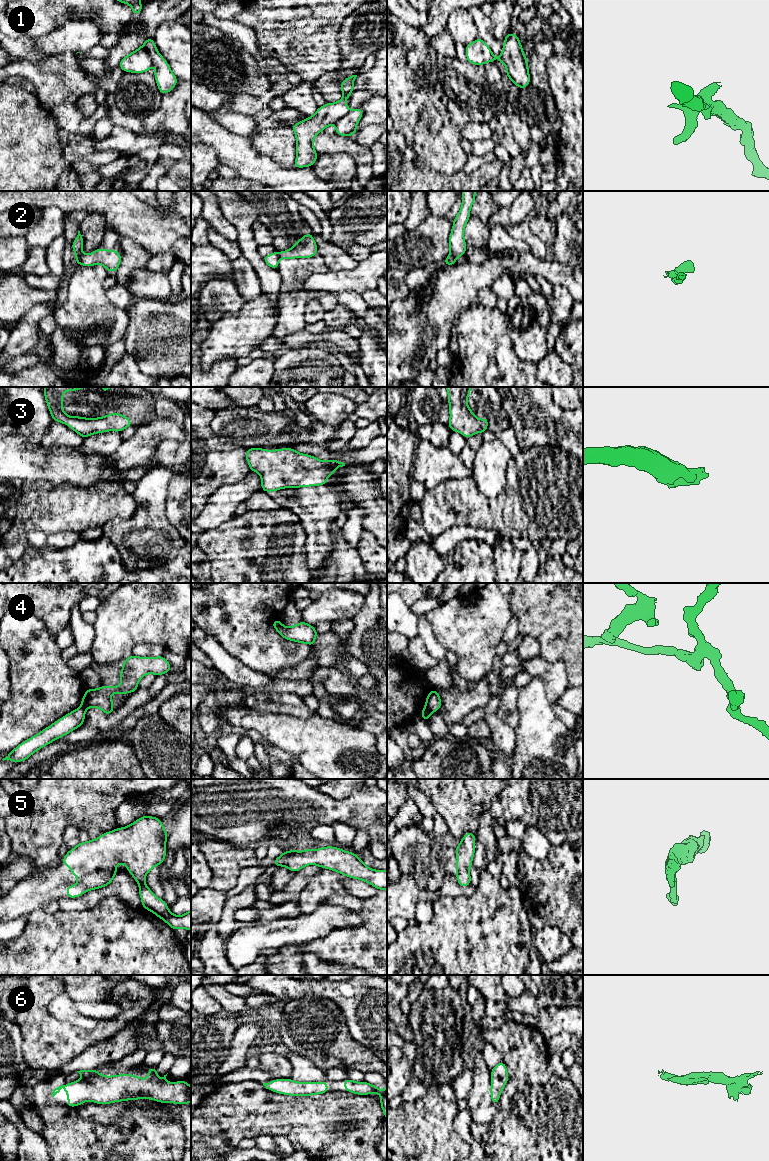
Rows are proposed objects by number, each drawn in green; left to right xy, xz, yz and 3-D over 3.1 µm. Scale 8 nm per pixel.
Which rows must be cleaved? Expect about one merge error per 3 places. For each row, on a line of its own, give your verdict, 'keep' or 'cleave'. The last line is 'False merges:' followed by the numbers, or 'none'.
1: cleave
2: cleave
3: keep
4: cleave
5: keep
6: keep
False merges: 1, 2, 4

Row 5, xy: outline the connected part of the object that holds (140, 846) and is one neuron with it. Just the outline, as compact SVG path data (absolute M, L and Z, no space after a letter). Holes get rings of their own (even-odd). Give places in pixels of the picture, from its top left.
M146 815L126 827L106 832L95 840L80 842L62 859L63 864L71 869L71 874L77 876L78 882L77 885L67 886L67 897L76 898L87 891L109 885L117 875L116 866L123 863L139 885L142 907L161 918L173 930L184 928L191 931L191 910L181 916L172 914L164 900L156 897L145 883L148 872L164 862L167 837L160 818Z

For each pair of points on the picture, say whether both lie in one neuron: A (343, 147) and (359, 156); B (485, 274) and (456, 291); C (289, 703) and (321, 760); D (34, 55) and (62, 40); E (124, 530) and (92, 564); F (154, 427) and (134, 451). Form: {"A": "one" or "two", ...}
{"A": "one", "B": "one", "C": "two", "D": "two", "E": "two", "F": "one"}

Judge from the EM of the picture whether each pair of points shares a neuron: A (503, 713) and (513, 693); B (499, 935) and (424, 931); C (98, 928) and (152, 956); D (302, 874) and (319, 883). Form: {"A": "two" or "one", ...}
{"A": "one", "B": "one", "C": "one", "D": "two"}

